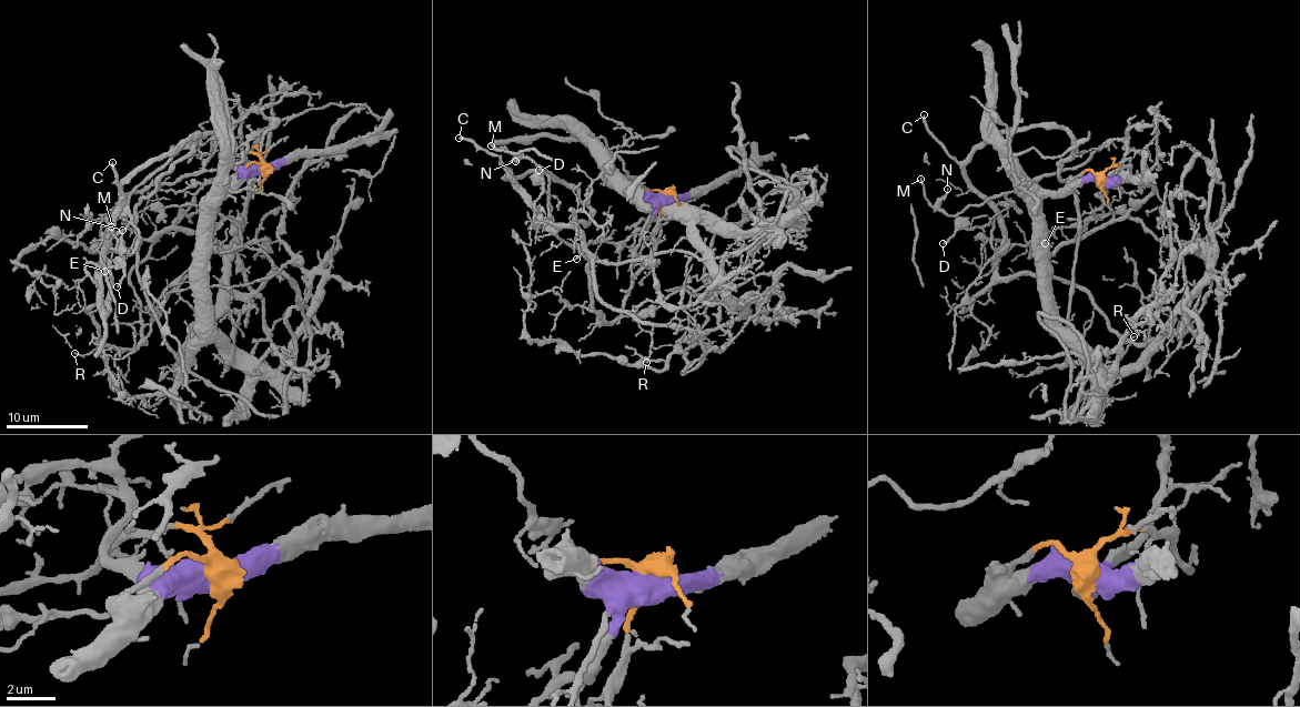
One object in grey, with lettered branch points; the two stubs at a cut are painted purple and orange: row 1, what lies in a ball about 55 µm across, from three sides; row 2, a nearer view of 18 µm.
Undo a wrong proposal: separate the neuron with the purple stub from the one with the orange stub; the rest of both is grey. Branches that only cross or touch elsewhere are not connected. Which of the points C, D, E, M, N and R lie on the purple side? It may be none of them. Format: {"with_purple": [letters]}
{"with_purple": ["M", "N"]}

